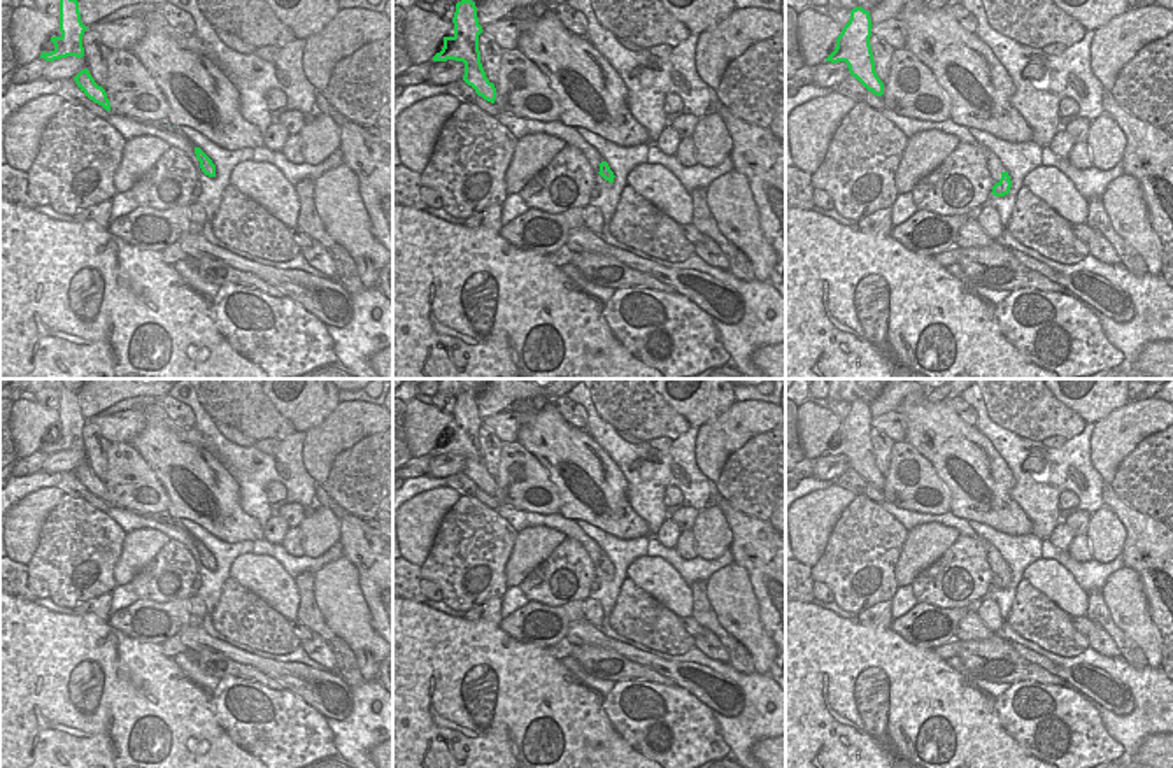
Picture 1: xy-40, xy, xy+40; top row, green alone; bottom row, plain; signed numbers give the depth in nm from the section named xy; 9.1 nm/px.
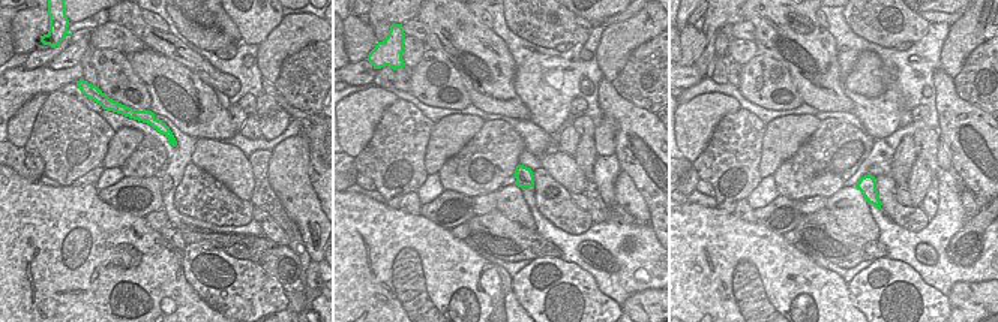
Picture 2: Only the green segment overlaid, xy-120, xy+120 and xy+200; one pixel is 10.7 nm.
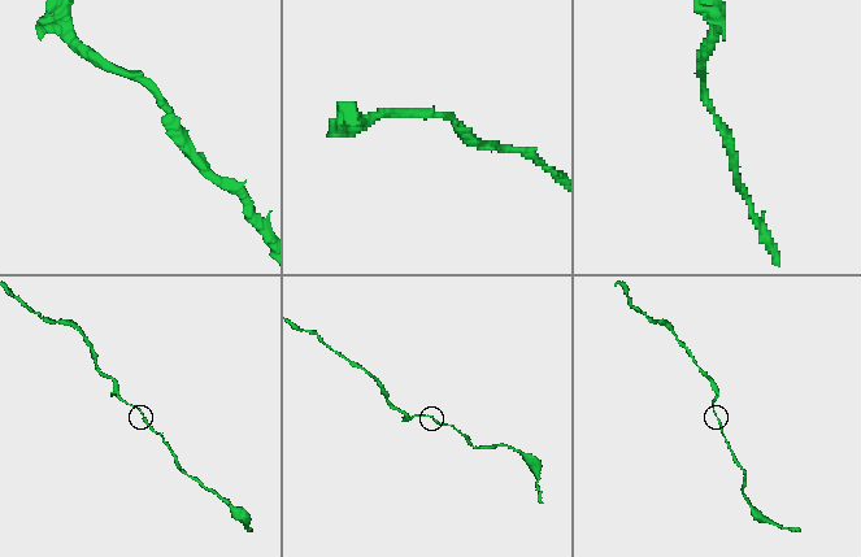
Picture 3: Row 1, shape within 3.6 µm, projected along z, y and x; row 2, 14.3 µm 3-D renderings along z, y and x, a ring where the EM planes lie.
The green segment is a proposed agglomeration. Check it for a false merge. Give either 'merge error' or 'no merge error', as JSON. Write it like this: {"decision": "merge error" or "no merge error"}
{"decision": "no merge error"}

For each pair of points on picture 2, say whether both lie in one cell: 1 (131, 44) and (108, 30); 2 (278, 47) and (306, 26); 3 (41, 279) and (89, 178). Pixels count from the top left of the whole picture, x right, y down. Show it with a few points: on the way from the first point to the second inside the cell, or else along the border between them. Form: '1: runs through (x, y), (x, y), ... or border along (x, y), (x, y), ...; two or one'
1: runs through (125, 41), (114, 36); one
2: runs through (285, 39), (299, 30); one
3: border along (71, 184), (95, 186); two

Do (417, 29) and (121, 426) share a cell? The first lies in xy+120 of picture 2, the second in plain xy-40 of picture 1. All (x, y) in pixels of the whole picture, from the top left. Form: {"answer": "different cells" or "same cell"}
{"answer": "same cell"}

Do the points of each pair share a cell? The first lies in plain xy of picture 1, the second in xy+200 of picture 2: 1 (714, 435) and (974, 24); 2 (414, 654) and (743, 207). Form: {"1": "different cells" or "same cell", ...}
{"1": "same cell", "2": "different cells"}

